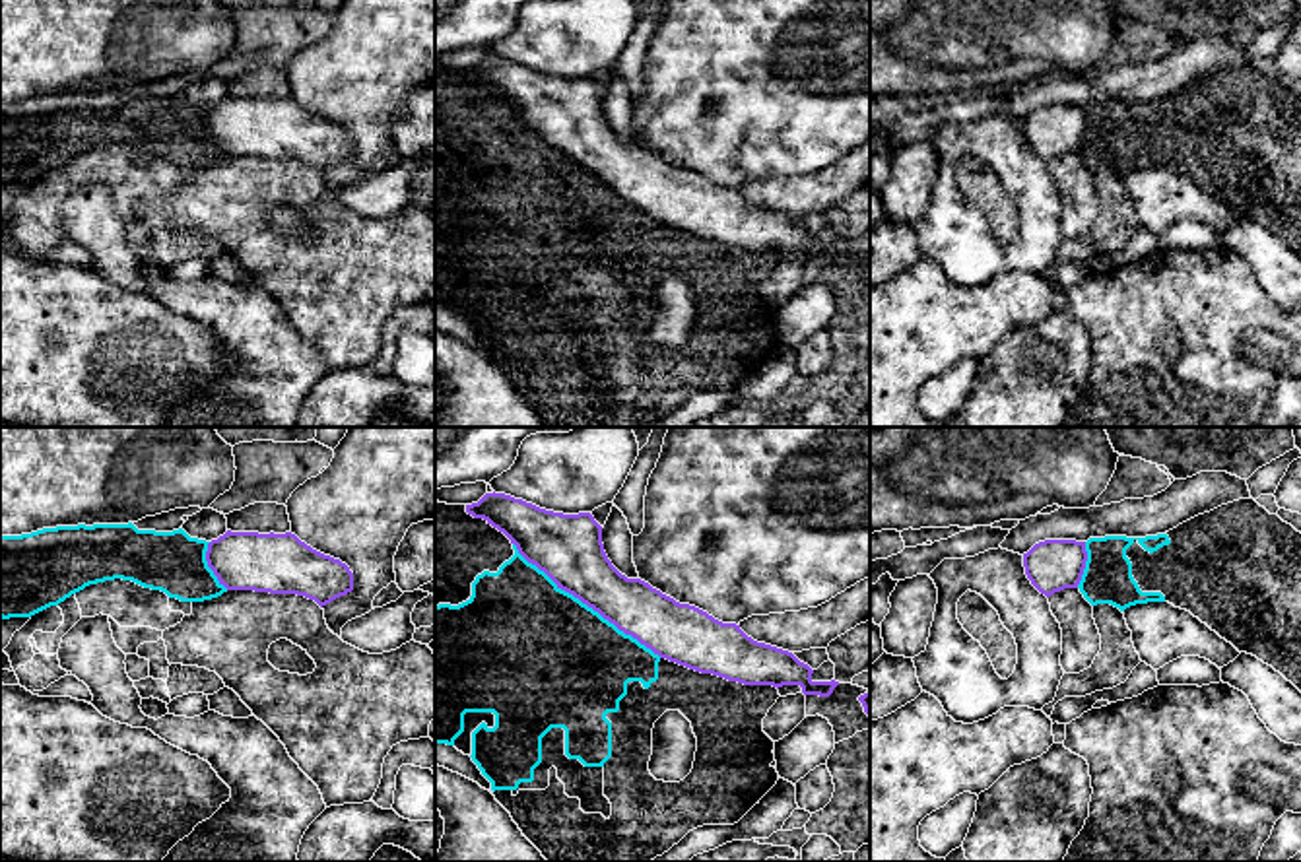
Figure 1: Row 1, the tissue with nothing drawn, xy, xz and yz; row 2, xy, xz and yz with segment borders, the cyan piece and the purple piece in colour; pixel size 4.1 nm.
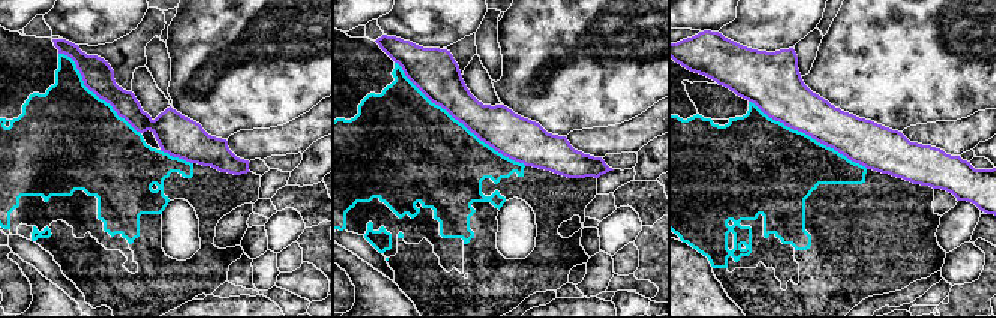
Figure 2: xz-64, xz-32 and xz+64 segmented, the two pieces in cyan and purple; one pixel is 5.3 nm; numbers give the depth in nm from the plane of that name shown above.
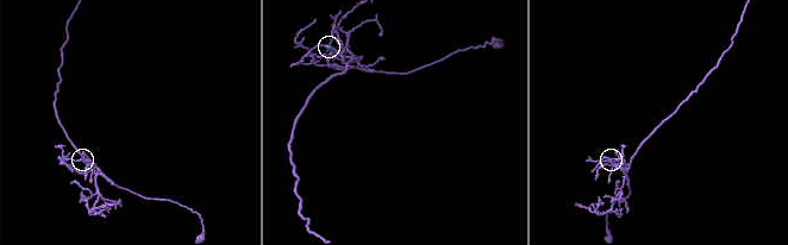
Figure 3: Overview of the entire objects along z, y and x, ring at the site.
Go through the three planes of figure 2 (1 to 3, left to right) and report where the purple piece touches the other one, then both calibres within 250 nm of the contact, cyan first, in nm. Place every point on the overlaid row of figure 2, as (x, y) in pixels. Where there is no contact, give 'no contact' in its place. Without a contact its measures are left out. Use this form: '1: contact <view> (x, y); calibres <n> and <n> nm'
1: contact xz-64 (93, 93); calibres 480 and 170 nm
2: contact xz-32 (458, 122); calibres 500 and 240 nm
3: contact xz+64 (807, 135); calibres 460 and 260 nm

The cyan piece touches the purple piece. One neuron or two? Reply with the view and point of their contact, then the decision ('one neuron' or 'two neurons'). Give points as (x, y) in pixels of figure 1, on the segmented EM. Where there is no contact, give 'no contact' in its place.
xz (585, 604) | two neurons

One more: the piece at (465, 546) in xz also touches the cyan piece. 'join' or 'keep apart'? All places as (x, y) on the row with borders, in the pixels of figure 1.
join

